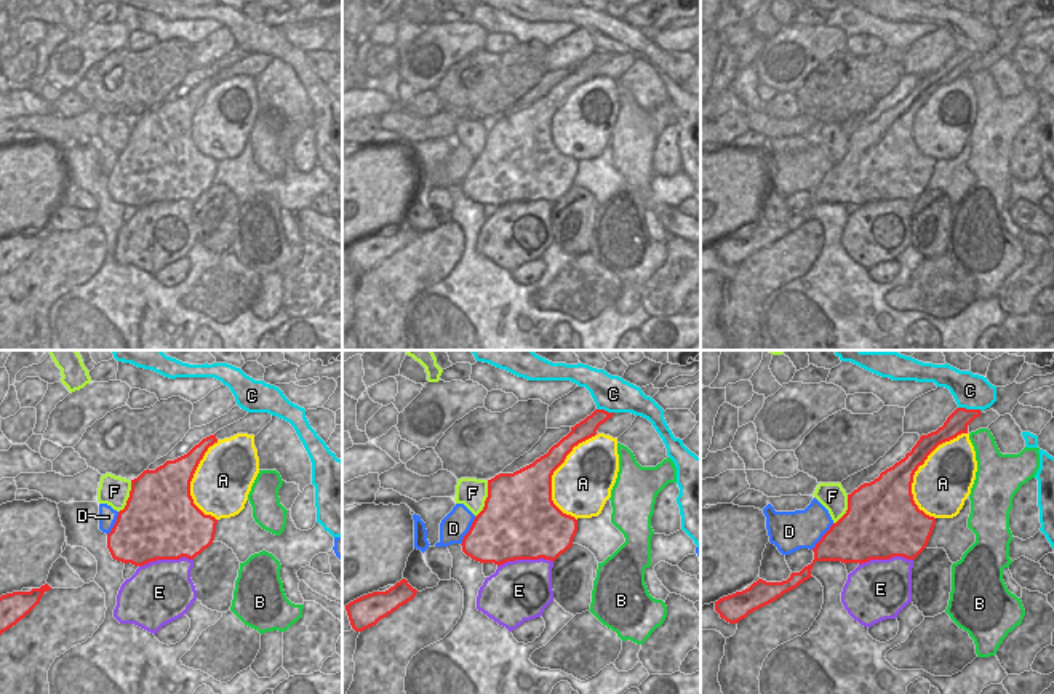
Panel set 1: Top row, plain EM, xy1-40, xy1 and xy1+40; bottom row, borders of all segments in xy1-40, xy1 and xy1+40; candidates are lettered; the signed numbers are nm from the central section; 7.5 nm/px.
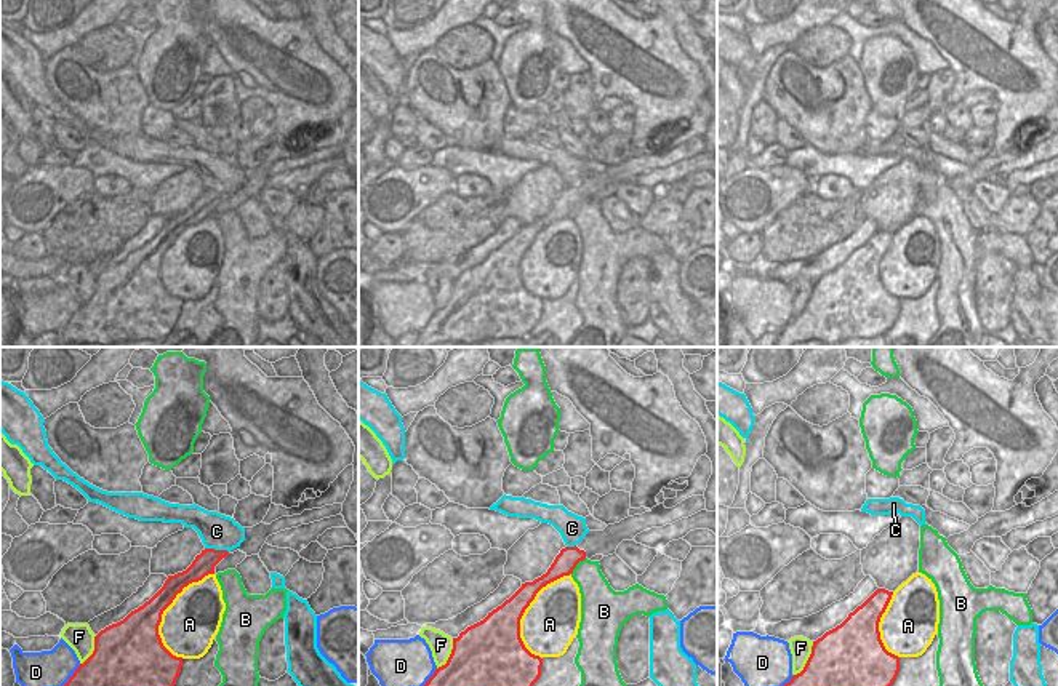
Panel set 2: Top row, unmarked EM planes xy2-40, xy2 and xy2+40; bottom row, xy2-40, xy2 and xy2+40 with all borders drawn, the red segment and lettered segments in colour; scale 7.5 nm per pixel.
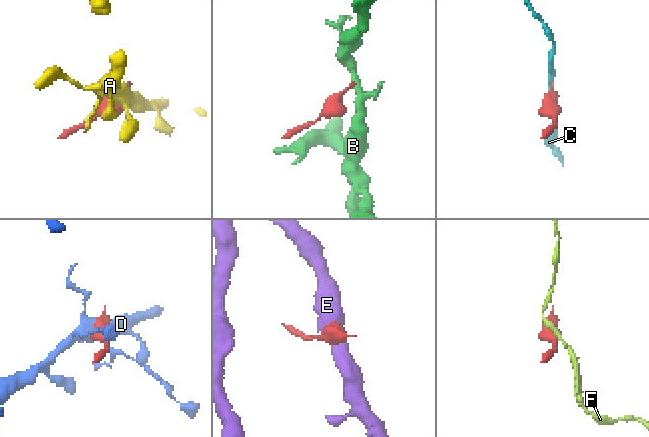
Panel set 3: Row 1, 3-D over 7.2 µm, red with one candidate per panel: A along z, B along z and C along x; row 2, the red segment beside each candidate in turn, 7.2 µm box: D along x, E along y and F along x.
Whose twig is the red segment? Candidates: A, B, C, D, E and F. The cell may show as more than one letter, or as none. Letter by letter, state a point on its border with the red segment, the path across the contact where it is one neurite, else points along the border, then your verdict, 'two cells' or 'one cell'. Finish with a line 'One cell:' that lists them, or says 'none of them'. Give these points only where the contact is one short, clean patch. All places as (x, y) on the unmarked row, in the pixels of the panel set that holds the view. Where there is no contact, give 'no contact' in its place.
A: contact xy1+40 (917, 111); two cells
B: contact xy2 (577, 205); border xy2 (586, 200), (570, 215); two cells
C: contact xy1+40 (970, 51); border xy1+40 (958, 48), (981, 53); two cells
D: contact xy1 (469, 173); two cells
E: contact xy1 (525, 200); two cells
F: contact xy2+40 (809, 301); two cells
One cell: none of them

